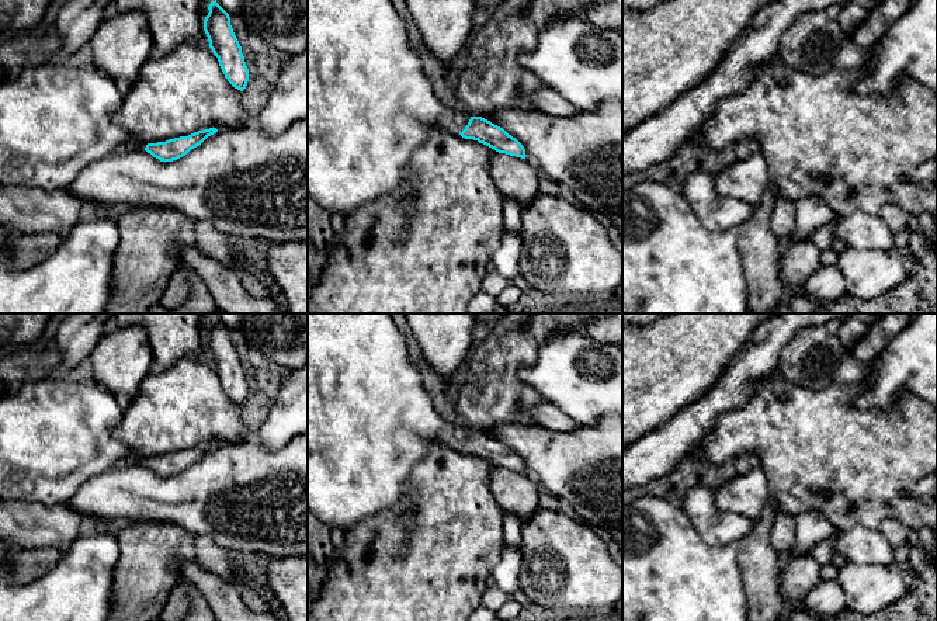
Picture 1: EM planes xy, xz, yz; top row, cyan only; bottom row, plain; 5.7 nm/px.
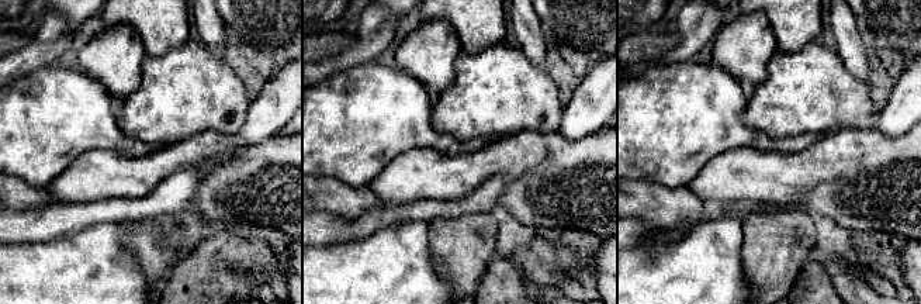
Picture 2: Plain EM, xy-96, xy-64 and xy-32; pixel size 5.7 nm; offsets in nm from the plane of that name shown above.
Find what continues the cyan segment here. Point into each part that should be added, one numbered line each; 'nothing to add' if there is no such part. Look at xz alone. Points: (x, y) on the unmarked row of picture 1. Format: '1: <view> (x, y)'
1: xz (370, 420)

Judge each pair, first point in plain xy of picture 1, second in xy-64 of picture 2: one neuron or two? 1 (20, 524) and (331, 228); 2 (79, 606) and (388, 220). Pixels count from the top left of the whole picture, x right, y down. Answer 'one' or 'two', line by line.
1: two
2: two

